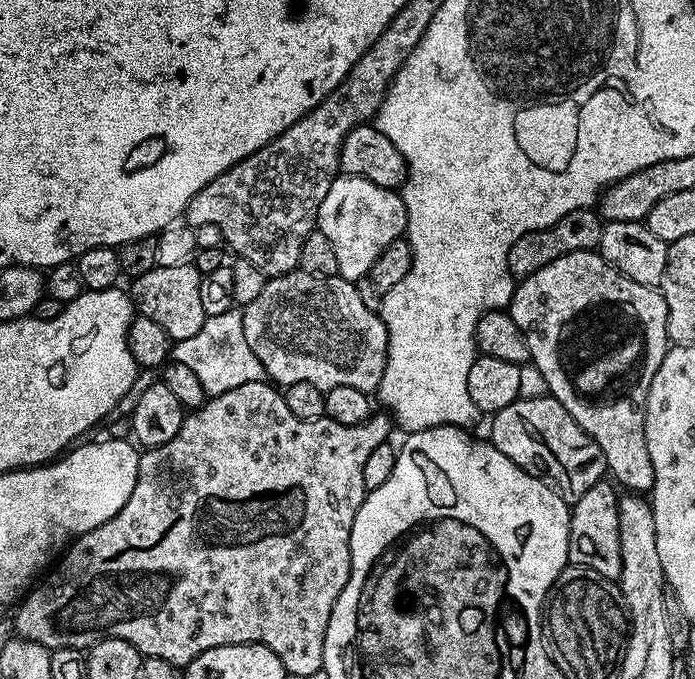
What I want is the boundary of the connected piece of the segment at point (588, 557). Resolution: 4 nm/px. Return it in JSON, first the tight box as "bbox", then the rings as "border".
{"bbox":[568,479,622,581],"border":[[[607,479],[590,486],[590,490],[586,490],[586,494],[582,494],[582,498],[575,500],[570,508],[572,517],[568,535],[569,565],[598,570],[598,574],[602,574],[602,578],[619,581],[622,570],[622,546],[618,530],[619,509],[620,496],[617,489]]]}

